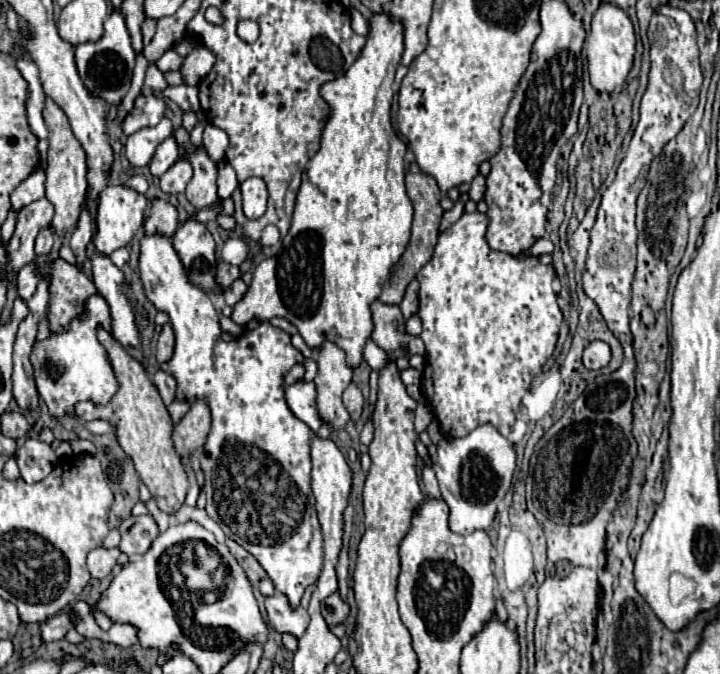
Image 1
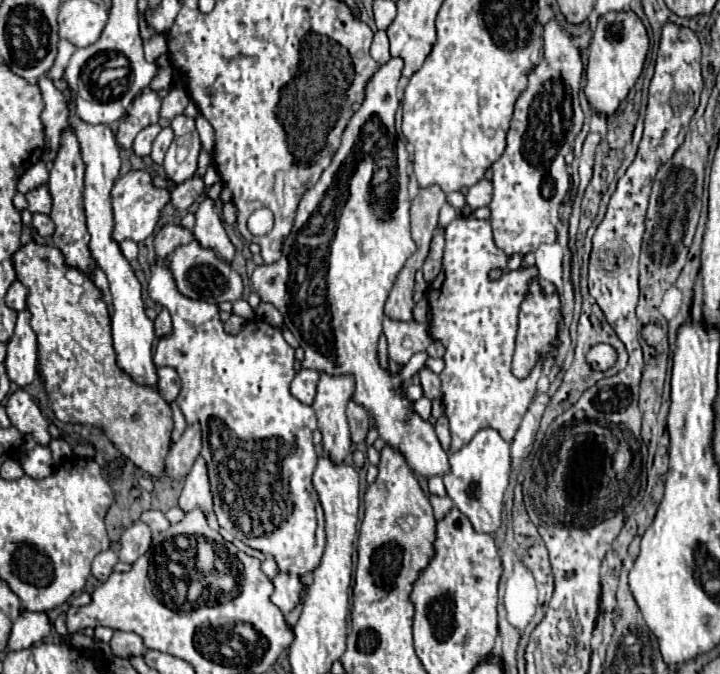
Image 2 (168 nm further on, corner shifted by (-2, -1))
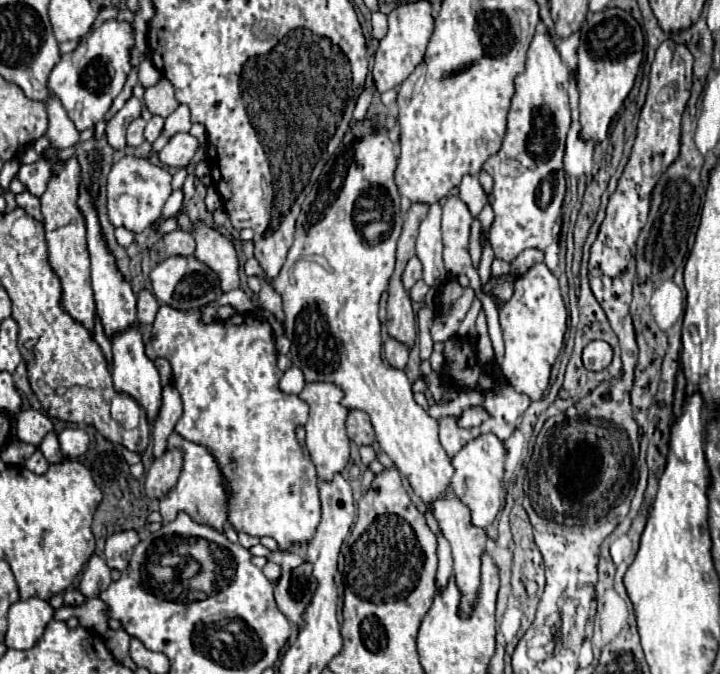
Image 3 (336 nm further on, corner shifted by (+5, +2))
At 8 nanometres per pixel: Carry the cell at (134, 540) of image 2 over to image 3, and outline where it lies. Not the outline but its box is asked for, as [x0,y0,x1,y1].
[103,530,139,570]

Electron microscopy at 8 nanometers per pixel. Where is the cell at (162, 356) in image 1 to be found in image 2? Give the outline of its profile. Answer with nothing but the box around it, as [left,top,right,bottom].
[154,309,172,337]

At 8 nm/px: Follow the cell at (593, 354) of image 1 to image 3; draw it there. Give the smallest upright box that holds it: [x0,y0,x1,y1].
[583,340,611,372]

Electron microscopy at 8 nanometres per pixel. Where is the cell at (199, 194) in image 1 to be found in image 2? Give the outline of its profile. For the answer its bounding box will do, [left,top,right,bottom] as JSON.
[192,197,236,263]

